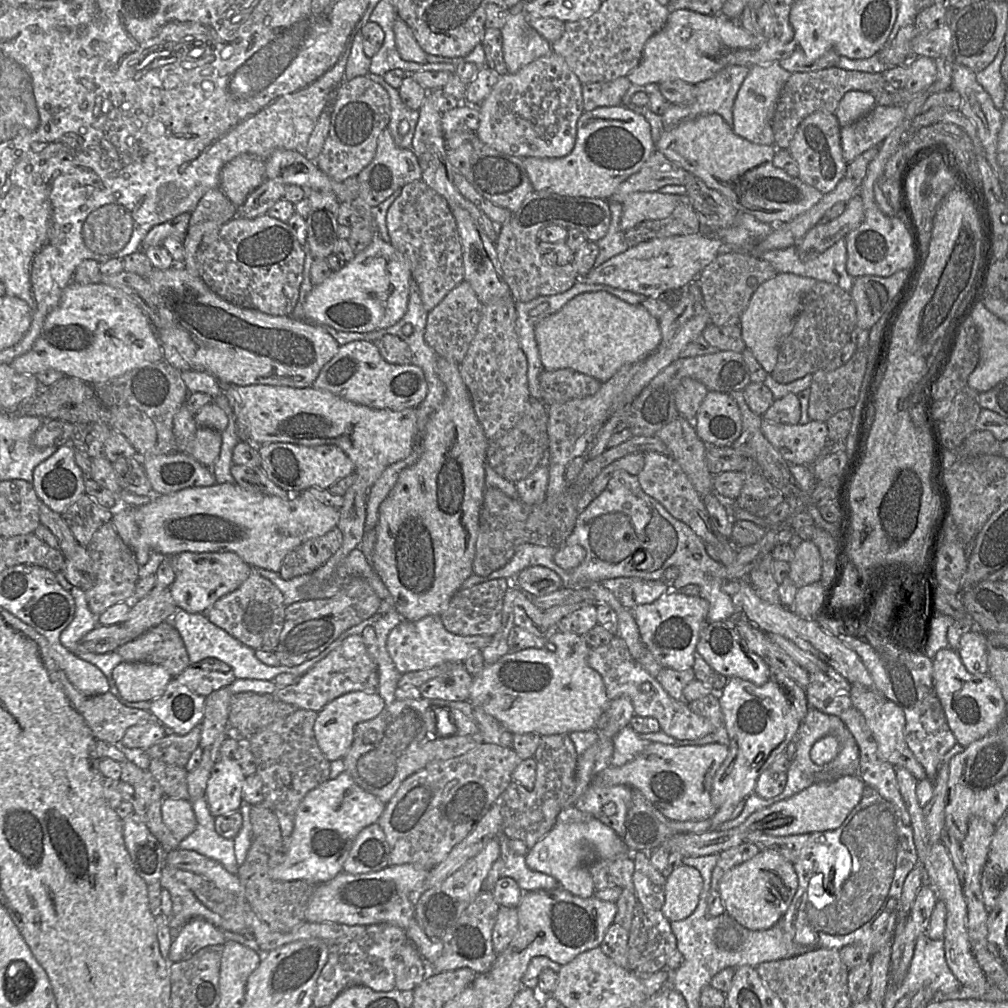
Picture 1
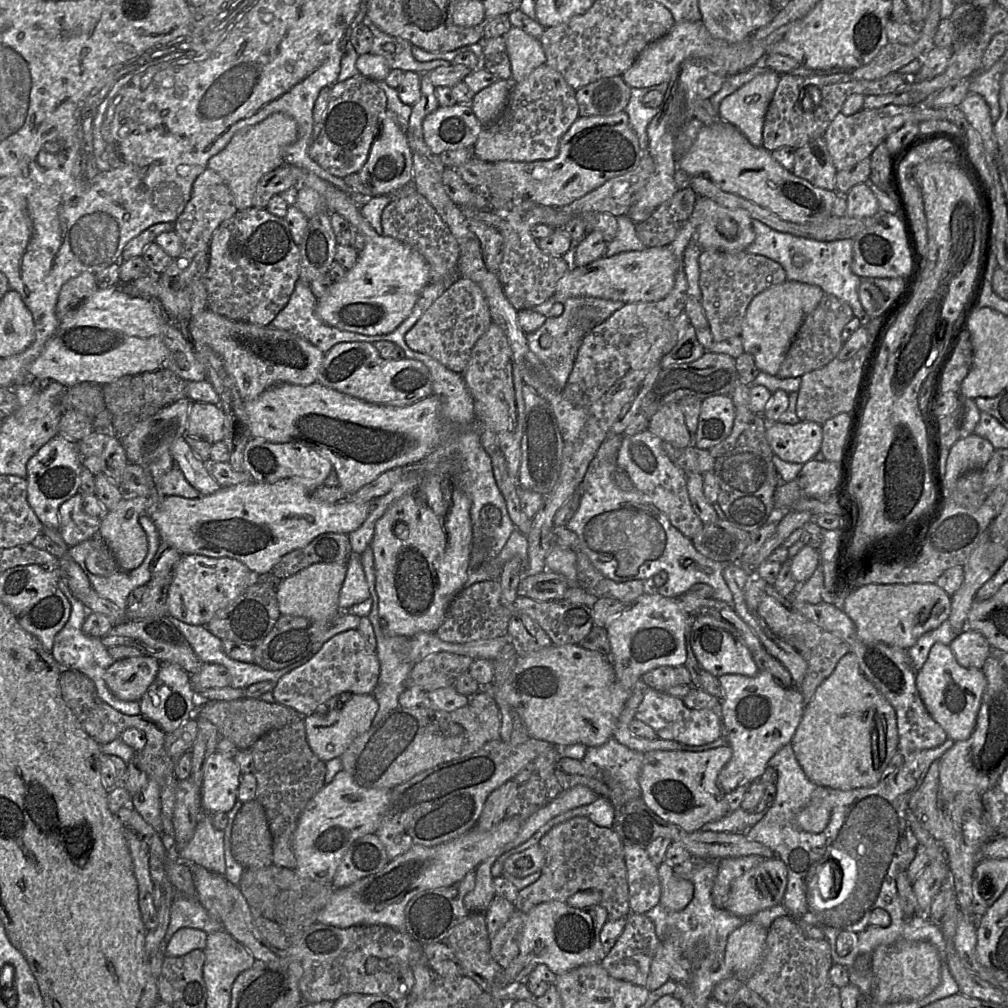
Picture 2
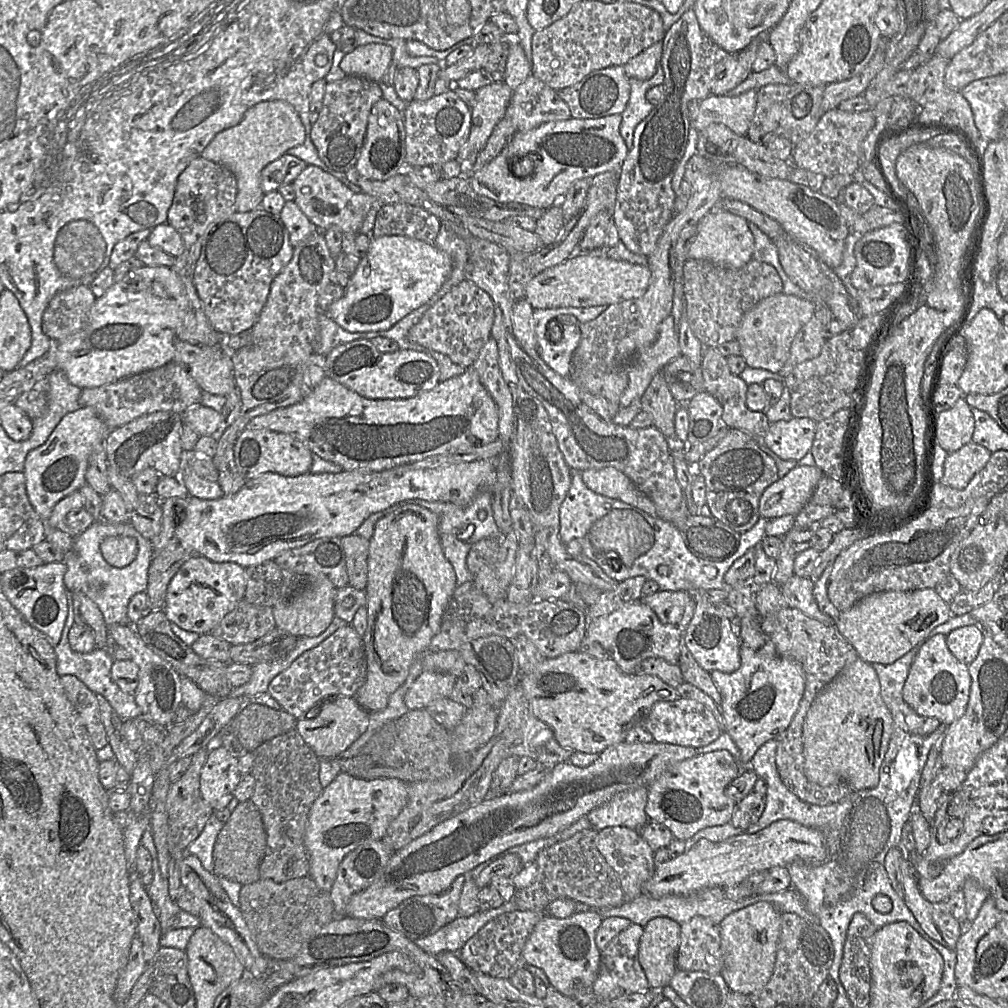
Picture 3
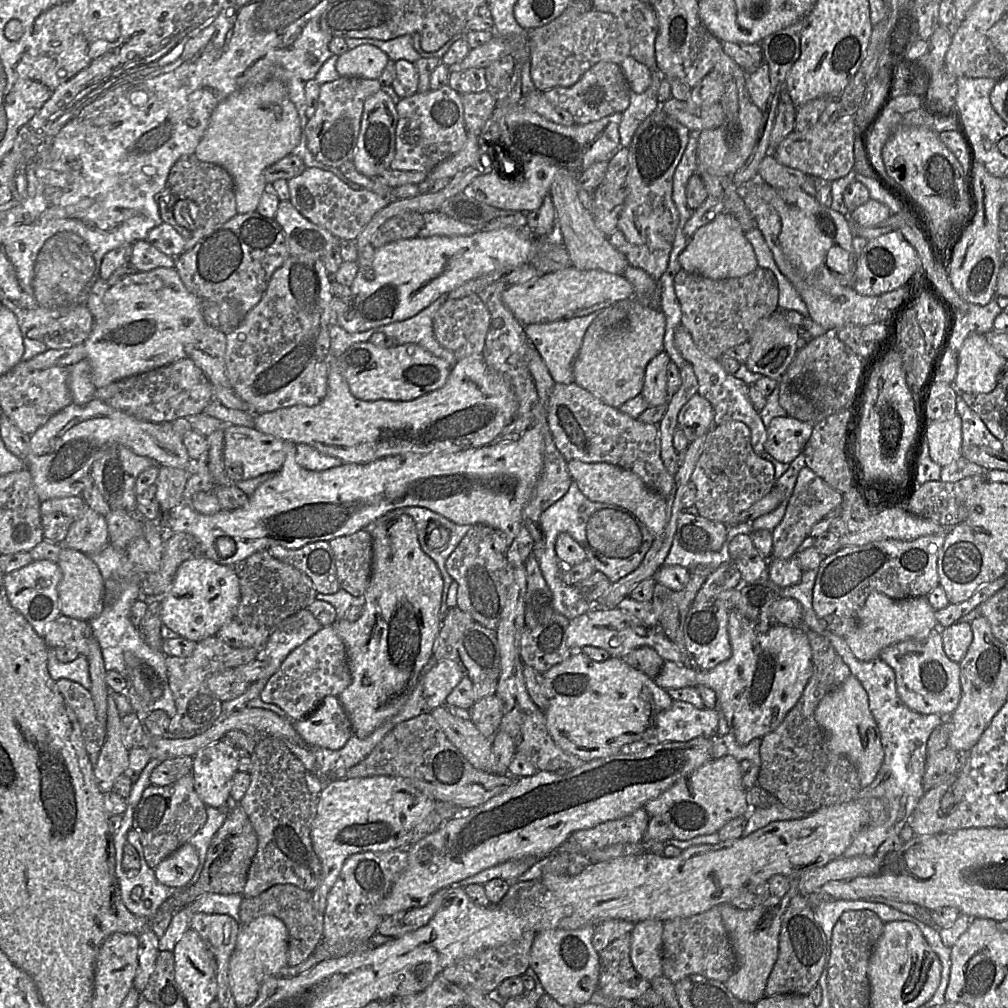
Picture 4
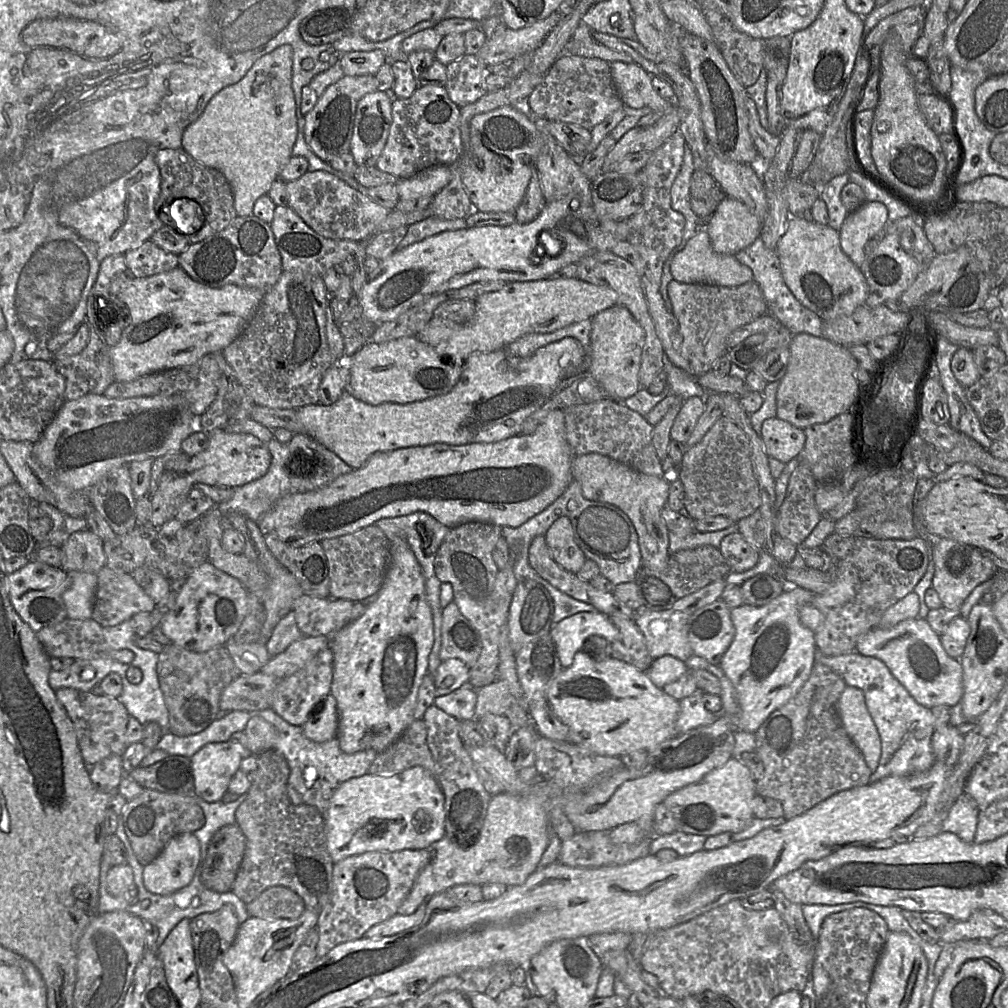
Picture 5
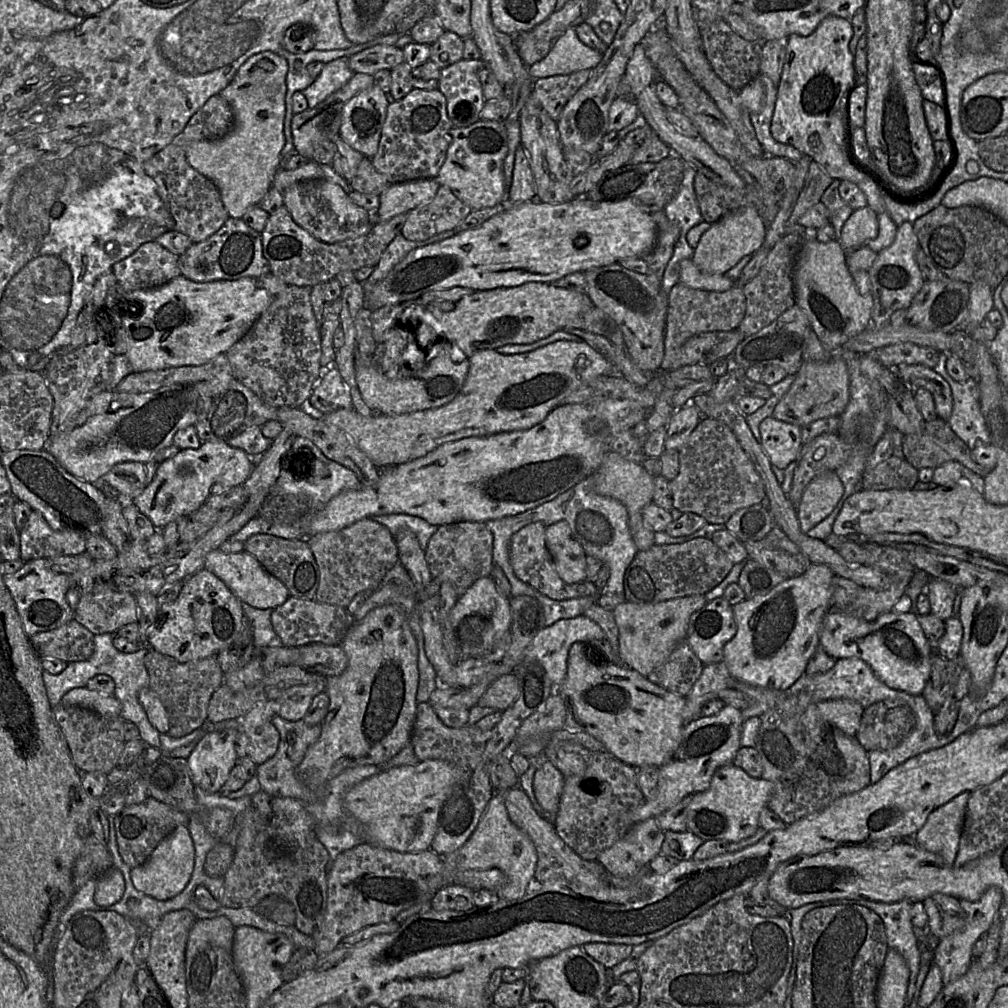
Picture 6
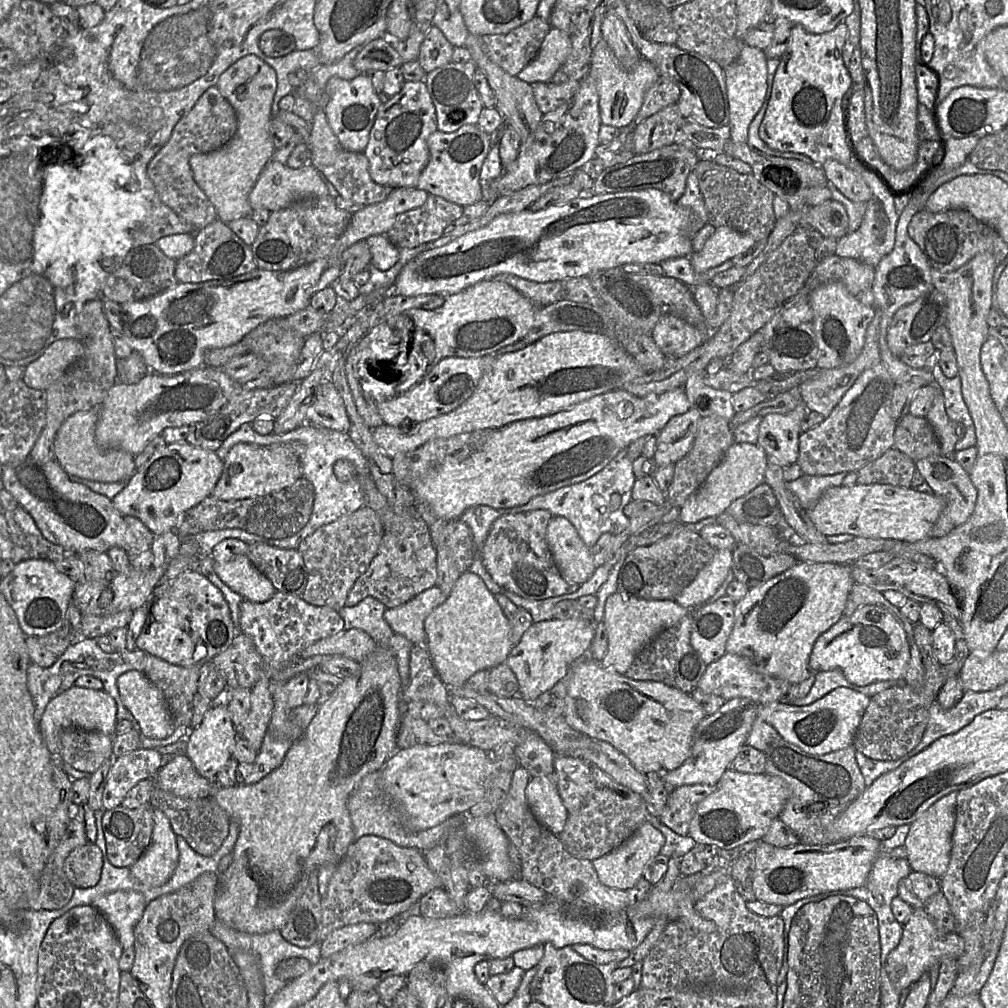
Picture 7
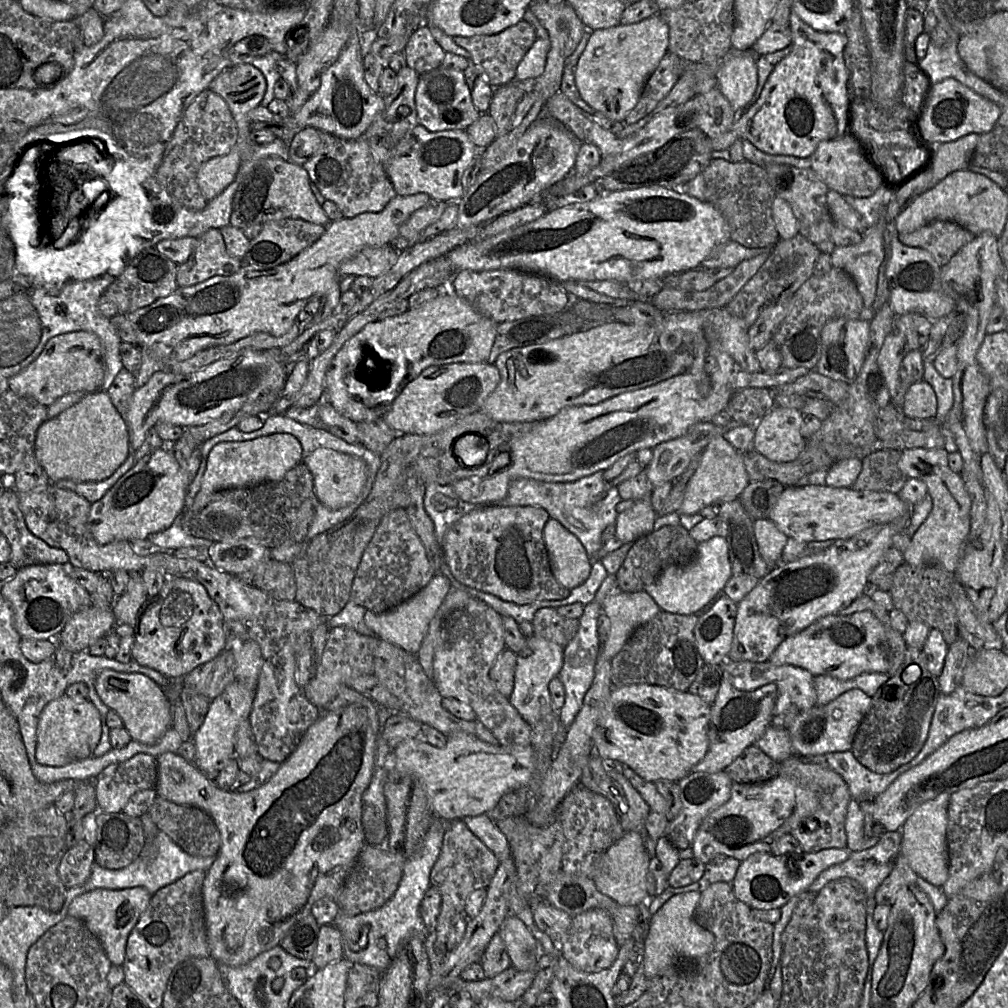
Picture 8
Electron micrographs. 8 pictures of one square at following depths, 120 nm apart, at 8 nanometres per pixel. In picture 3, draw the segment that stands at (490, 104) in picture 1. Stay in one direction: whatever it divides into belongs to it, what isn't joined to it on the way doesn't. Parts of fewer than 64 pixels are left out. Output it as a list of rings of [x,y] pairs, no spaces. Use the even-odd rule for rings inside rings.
[[[529,74],[526,80],[513,91],[504,117],[495,126],[475,161],[481,161],[487,165],[501,153],[517,132],[528,131],[547,122],[568,120],[570,118],[572,117],[569,106],[559,97],[557,91],[547,86],[533,74]]]

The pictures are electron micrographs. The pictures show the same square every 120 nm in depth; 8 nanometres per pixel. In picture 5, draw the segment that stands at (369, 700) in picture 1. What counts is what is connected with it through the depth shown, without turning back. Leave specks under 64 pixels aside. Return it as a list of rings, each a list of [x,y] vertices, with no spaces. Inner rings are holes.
[[[328,694],[312,708],[302,728],[308,739],[323,743],[336,738],[338,722],[337,701]]]

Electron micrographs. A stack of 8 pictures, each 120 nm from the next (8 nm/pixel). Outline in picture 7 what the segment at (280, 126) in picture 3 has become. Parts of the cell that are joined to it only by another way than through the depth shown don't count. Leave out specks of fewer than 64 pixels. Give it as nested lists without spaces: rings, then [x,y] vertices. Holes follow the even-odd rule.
[[[247,55],[224,71],[216,84],[237,116],[237,131],[219,150],[195,154],[189,165],[193,177],[215,207],[217,218],[224,223],[250,216],[253,209],[249,194],[276,150],[269,135],[268,125],[273,117],[272,104],[277,89],[276,71],[256,55]]]

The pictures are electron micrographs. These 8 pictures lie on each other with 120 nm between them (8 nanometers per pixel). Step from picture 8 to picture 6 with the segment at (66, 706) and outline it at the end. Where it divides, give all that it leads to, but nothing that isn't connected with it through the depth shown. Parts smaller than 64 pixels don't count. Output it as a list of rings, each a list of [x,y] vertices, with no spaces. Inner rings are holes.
[[[86,687],[69,690],[61,698],[60,704],[87,708],[110,717],[120,716],[122,712],[121,703],[114,695],[102,694]]]

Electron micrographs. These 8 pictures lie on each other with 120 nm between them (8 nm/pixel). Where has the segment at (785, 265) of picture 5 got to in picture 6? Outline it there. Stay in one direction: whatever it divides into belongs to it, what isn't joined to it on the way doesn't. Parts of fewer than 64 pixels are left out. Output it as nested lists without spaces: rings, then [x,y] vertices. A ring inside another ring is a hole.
[[[804,239],[794,268],[796,304],[807,315],[811,328],[831,355],[850,338],[871,326],[871,293],[860,294],[846,264],[846,253],[837,239],[827,243]]]

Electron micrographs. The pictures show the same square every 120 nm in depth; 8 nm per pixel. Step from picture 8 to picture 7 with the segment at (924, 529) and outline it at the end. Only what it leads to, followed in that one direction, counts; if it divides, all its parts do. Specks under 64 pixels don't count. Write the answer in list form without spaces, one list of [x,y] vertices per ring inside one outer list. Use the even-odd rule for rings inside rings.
[[[930,456],[916,461],[915,466],[916,471],[931,487],[933,494],[940,497],[945,503],[945,507],[933,527],[931,538],[945,537],[971,517],[977,503],[977,490],[971,482],[968,472],[951,456]]]

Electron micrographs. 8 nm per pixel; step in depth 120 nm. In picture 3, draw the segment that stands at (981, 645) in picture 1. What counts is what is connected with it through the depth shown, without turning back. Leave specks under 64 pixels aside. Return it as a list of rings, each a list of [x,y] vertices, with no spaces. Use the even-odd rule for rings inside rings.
[[[977,622],[976,625],[960,627],[945,636],[948,649],[960,663],[969,665],[977,657],[983,641],[980,625]]]

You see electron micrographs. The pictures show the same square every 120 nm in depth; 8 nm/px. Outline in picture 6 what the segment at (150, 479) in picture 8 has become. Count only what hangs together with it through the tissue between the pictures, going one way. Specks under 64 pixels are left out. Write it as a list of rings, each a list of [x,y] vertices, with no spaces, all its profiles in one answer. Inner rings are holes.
[[[204,442],[197,449],[179,450],[173,457],[164,460],[157,468],[152,481],[130,502],[149,518],[156,529],[163,529],[179,516],[188,516],[196,511],[211,494],[220,494],[242,485],[251,475],[254,466],[254,459],[240,448],[231,447],[227,442]]]

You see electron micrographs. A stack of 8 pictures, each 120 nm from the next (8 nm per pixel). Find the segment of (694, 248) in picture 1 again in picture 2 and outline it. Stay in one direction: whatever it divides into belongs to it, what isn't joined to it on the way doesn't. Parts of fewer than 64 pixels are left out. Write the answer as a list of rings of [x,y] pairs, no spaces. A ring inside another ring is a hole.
[[[668,246],[660,247],[647,247],[641,251],[627,251],[621,252],[619,254],[613,255],[611,257],[603,256],[598,260],[586,265],[586,266],[572,266],[570,270],[557,282],[555,288],[555,295],[562,295],[565,297],[595,297],[606,300],[620,301],[623,303],[633,303],[633,302],[653,302],[663,299],[670,291],[673,289],[675,284],[676,272],[679,268],[679,260],[674,256],[672,251]]]

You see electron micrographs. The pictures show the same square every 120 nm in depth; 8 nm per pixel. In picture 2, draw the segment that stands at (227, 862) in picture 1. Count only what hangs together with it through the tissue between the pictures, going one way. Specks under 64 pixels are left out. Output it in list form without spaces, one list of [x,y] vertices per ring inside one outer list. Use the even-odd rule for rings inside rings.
[[[205,813],[200,817],[193,837],[177,854],[185,863],[224,875],[224,830],[213,826],[212,814]]]

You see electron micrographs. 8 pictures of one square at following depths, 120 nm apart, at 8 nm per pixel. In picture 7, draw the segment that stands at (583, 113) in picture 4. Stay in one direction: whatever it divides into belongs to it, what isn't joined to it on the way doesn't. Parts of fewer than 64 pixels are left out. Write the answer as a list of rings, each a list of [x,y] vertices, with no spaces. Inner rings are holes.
[[[571,80],[562,84],[551,81],[531,84],[540,111],[547,114],[569,101],[576,94],[580,82]]]

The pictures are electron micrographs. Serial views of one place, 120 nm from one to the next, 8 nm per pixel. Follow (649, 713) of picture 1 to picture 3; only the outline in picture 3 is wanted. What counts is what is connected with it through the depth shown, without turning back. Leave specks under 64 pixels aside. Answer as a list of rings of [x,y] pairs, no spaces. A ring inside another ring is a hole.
[[[679,697],[674,701],[656,702],[642,721],[644,727],[657,743],[698,749],[714,742],[723,733],[714,714],[703,704]]]

